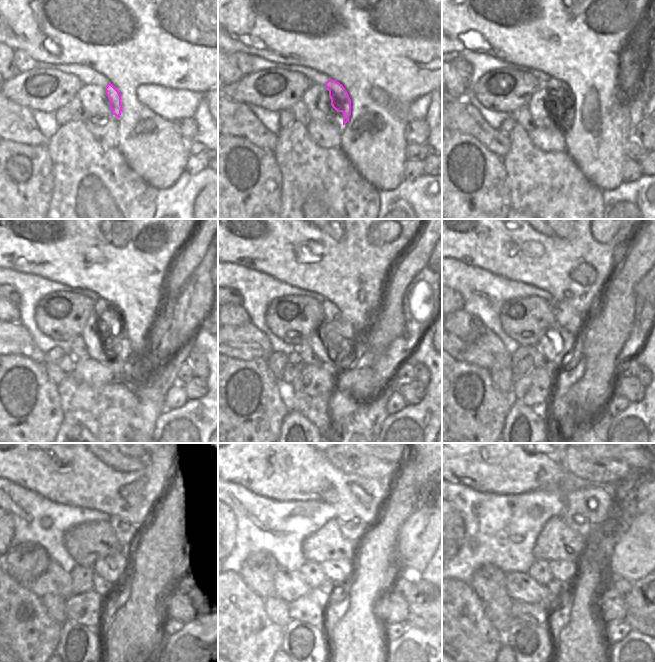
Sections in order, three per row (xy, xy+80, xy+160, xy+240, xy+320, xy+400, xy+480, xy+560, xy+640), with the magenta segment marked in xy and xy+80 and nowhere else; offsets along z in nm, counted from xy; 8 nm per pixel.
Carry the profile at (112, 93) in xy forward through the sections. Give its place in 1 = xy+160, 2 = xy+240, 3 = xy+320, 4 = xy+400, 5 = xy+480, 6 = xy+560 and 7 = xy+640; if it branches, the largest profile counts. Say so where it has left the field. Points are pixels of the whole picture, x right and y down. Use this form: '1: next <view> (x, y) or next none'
1: next xy+160 (563, 95)
2: next xy+240 (107, 311)
3: next xy+320 (332, 314)
4: next xy+400 (567, 317)
5: next xy+480 (126, 533)
6: next xy+560 (352, 527)
7: next xy+640 (575, 520)

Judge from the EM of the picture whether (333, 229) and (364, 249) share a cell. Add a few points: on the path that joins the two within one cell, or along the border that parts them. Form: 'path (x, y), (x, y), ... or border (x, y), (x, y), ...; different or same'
border (319, 229), (334, 239), (337, 239), (344, 230); different

